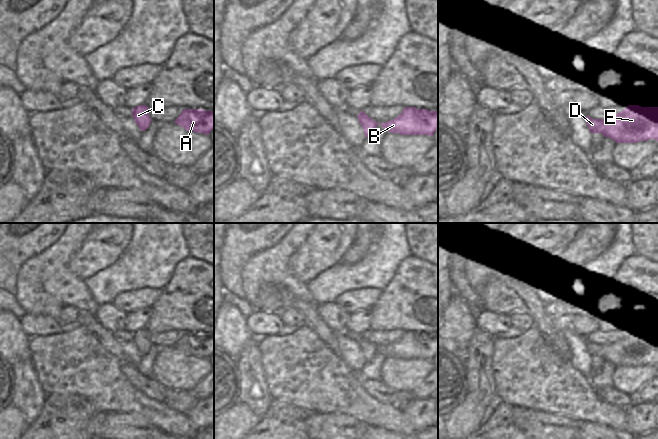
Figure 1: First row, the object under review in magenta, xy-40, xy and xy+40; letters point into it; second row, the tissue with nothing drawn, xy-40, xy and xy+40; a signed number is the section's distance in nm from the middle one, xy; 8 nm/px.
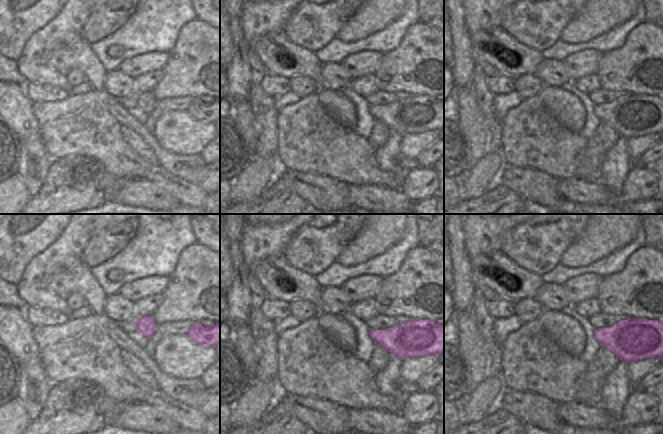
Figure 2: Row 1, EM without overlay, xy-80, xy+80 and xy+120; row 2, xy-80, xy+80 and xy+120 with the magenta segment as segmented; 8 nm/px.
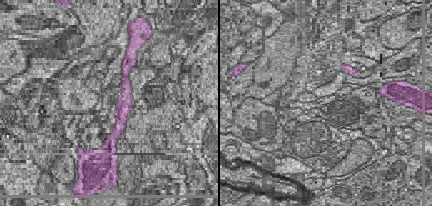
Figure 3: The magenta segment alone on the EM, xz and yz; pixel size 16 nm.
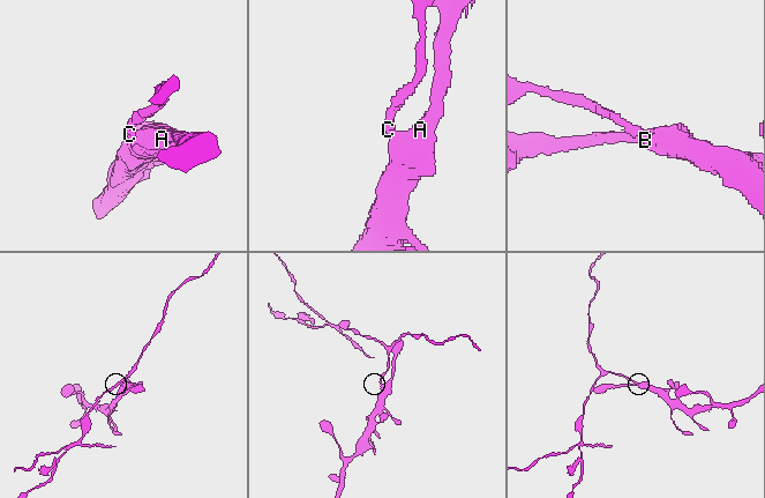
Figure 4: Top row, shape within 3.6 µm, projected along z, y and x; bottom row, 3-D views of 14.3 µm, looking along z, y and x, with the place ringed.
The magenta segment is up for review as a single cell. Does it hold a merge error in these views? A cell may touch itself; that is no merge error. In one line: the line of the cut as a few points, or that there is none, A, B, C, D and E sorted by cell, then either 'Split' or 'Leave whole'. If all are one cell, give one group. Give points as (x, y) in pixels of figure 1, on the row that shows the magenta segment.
Split along xy+40 (600, 120), (602, 132). Groups: A B E / C D. Split.

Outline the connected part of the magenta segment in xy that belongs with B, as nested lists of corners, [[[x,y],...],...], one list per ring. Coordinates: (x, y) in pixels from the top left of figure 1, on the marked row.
[[[404,107],[393,120],[380,124],[385,131],[401,135],[433,136],[438,129],[438,111]]]

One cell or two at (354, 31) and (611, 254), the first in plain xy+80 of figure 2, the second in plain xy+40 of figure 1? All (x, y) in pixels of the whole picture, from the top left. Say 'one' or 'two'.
two

